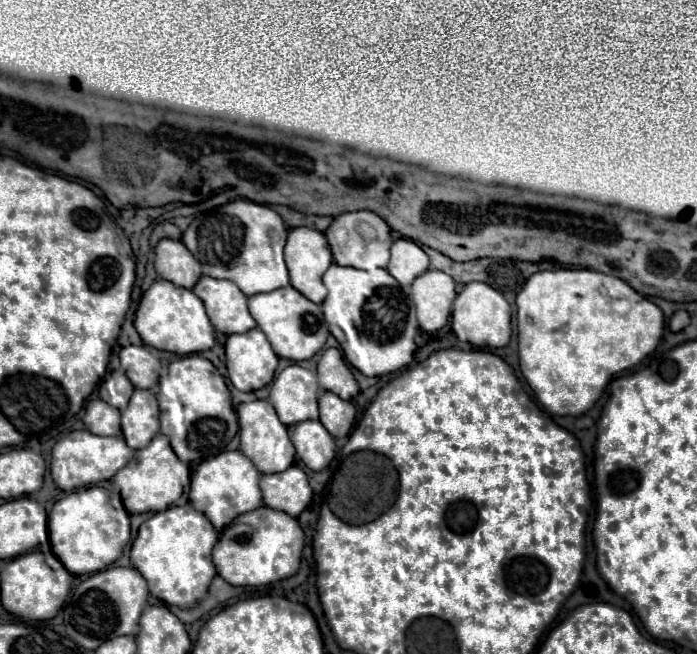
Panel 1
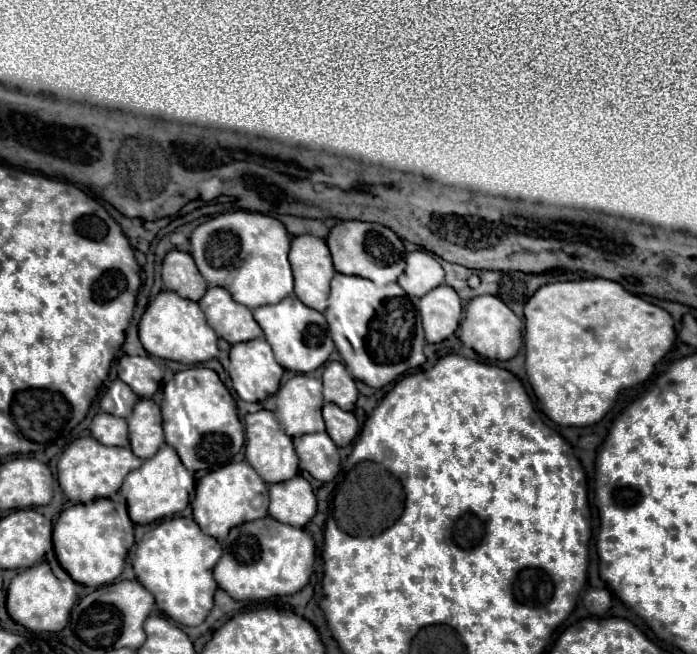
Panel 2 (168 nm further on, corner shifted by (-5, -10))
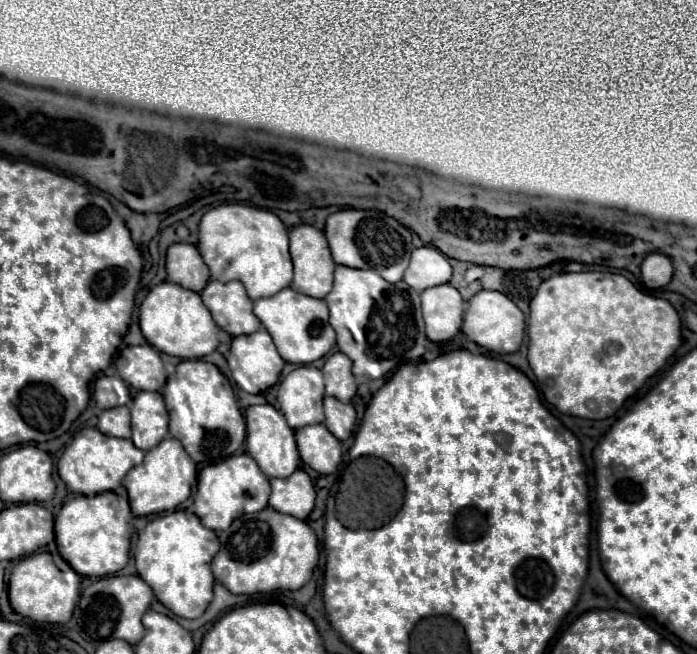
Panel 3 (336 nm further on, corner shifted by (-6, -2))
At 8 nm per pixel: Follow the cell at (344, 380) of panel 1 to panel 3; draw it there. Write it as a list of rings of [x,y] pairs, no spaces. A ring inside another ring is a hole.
[[[341,351],[333,353],[323,365],[323,377],[327,395],[337,397],[341,403],[351,403],[357,391],[357,383],[351,373],[351,359],[347,355]]]

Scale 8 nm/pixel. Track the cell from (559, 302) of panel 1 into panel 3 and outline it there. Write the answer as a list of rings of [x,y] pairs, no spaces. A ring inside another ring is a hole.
[[[561,273],[545,279],[531,299],[529,365],[545,399],[565,415],[583,419],[611,417],[681,345],[681,321],[667,299],[639,291],[615,273]]]

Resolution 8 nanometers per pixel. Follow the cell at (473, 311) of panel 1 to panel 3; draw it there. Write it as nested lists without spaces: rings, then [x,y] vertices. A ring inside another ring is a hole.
[[[479,291],[467,303],[467,311],[465,311],[465,317],[463,317],[461,331],[471,341],[485,347],[487,351],[493,351],[493,353],[499,353],[499,355],[515,353],[519,349],[521,341],[523,341],[523,335],[525,335],[525,315],[503,293],[499,293],[499,291]]]

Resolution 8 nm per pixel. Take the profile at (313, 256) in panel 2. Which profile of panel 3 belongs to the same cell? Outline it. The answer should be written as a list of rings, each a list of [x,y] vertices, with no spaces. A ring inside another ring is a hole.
[[[313,225],[293,227],[289,231],[289,251],[291,251],[293,265],[295,265],[295,277],[293,277],[291,289],[295,289],[303,295],[315,297],[315,299],[323,299],[333,287],[333,269],[335,269],[335,261],[331,257],[323,231],[315,229]]]

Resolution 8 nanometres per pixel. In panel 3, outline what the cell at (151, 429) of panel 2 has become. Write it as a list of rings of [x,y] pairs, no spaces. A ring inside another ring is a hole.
[[[139,391],[131,407],[131,429],[133,429],[131,439],[135,447],[143,451],[155,447],[161,439],[167,437],[167,423],[169,415],[161,393]]]

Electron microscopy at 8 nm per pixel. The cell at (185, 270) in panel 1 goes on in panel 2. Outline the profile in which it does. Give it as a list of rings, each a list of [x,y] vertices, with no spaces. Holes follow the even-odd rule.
[[[176,249],[170,251],[162,261],[162,279],[166,289],[190,301],[200,301],[208,287],[206,279],[194,265],[192,255]]]

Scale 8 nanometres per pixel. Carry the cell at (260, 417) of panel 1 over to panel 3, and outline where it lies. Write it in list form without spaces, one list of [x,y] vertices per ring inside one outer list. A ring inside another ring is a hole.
[[[269,403],[253,405],[247,409],[247,453],[257,461],[259,469],[271,477],[287,477],[299,467],[299,451],[295,445],[293,429],[287,425],[285,417]]]

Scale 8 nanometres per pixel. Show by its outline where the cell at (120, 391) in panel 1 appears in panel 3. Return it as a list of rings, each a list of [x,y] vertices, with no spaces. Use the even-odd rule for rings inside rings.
[[[99,377],[95,381],[95,403],[99,409],[111,409],[121,405],[121,393],[129,393],[127,383],[119,377]]]

